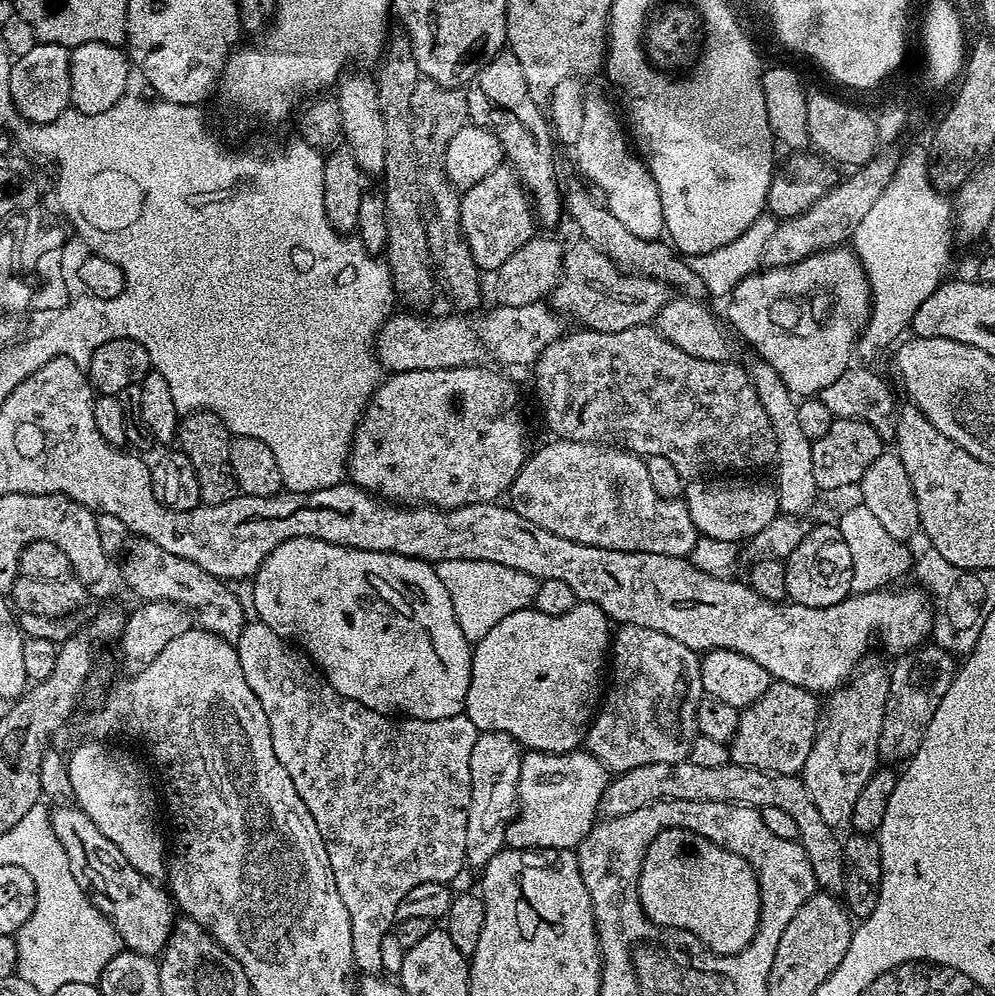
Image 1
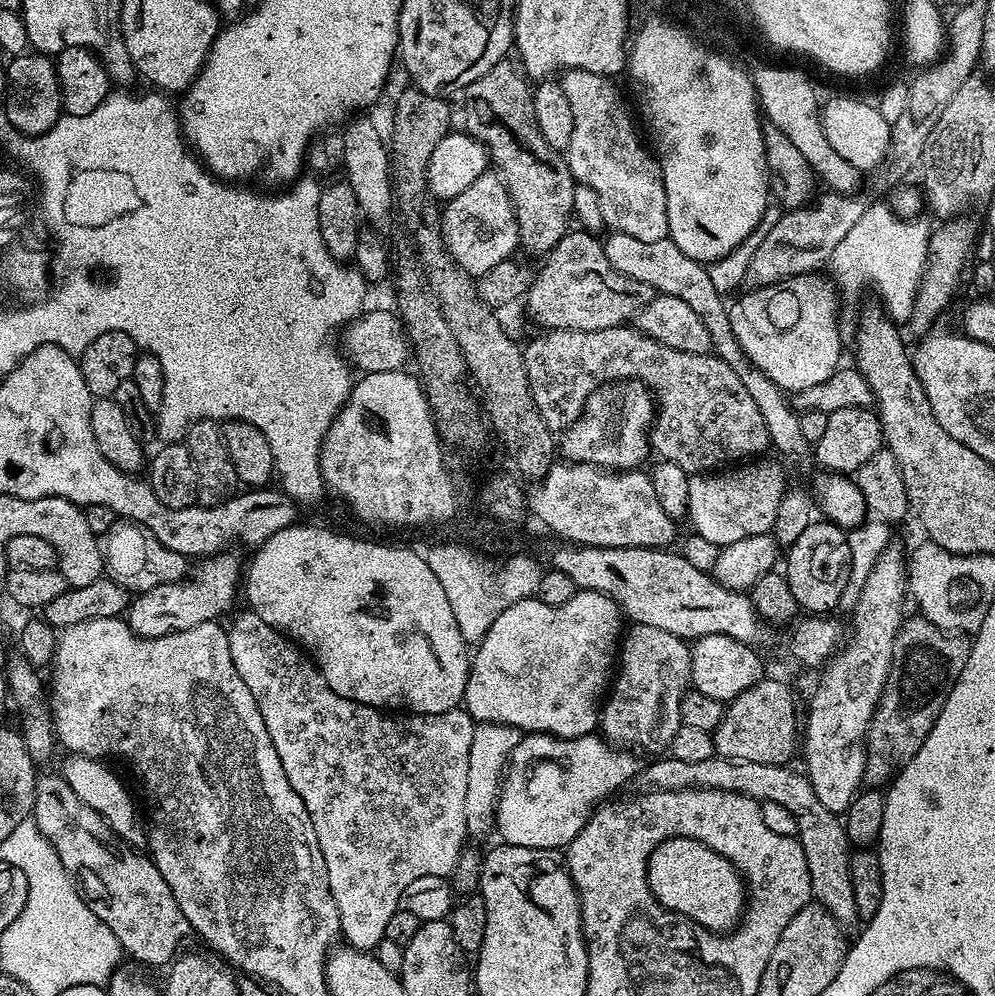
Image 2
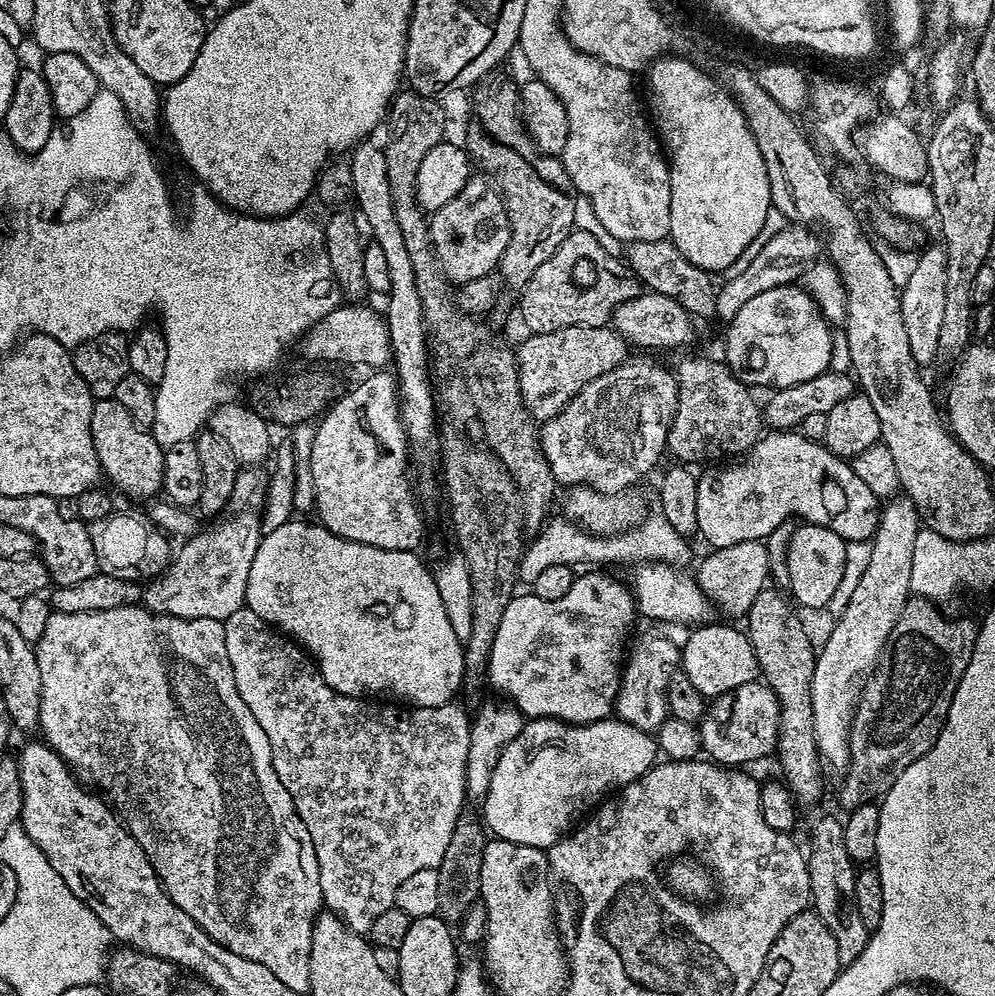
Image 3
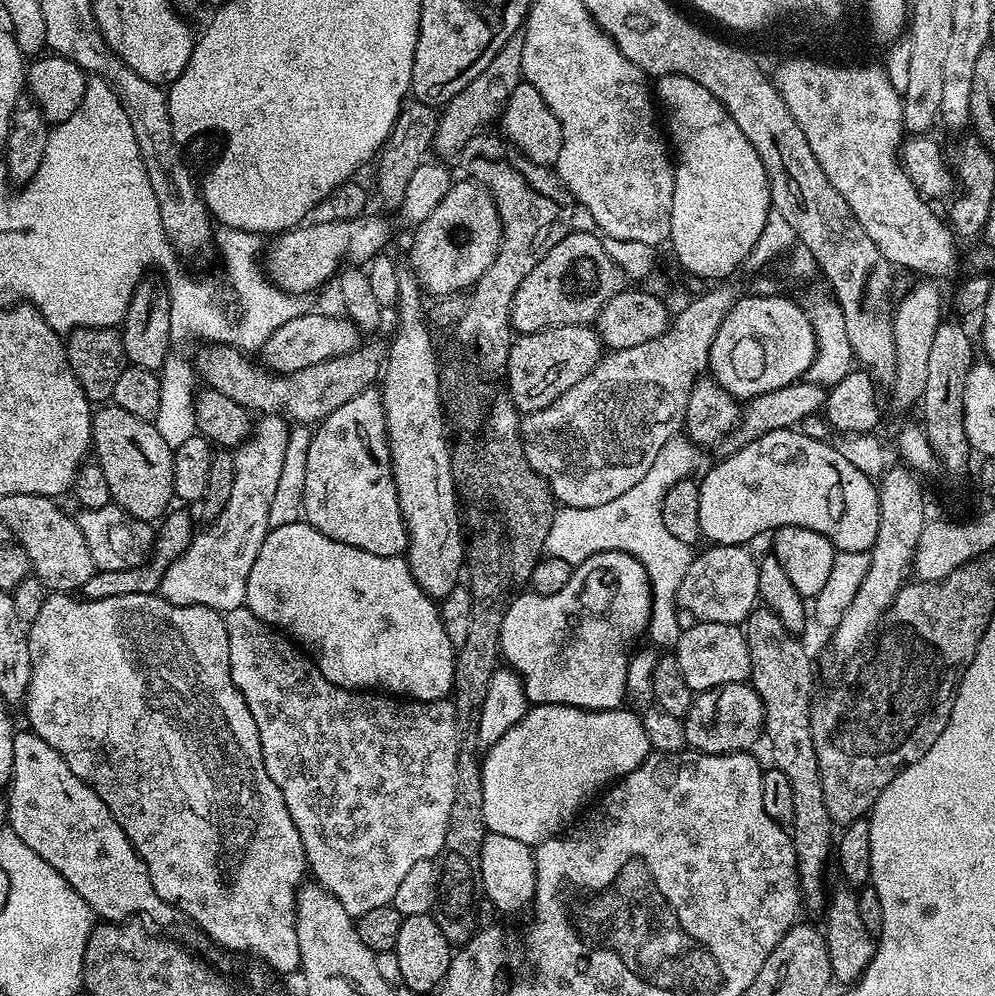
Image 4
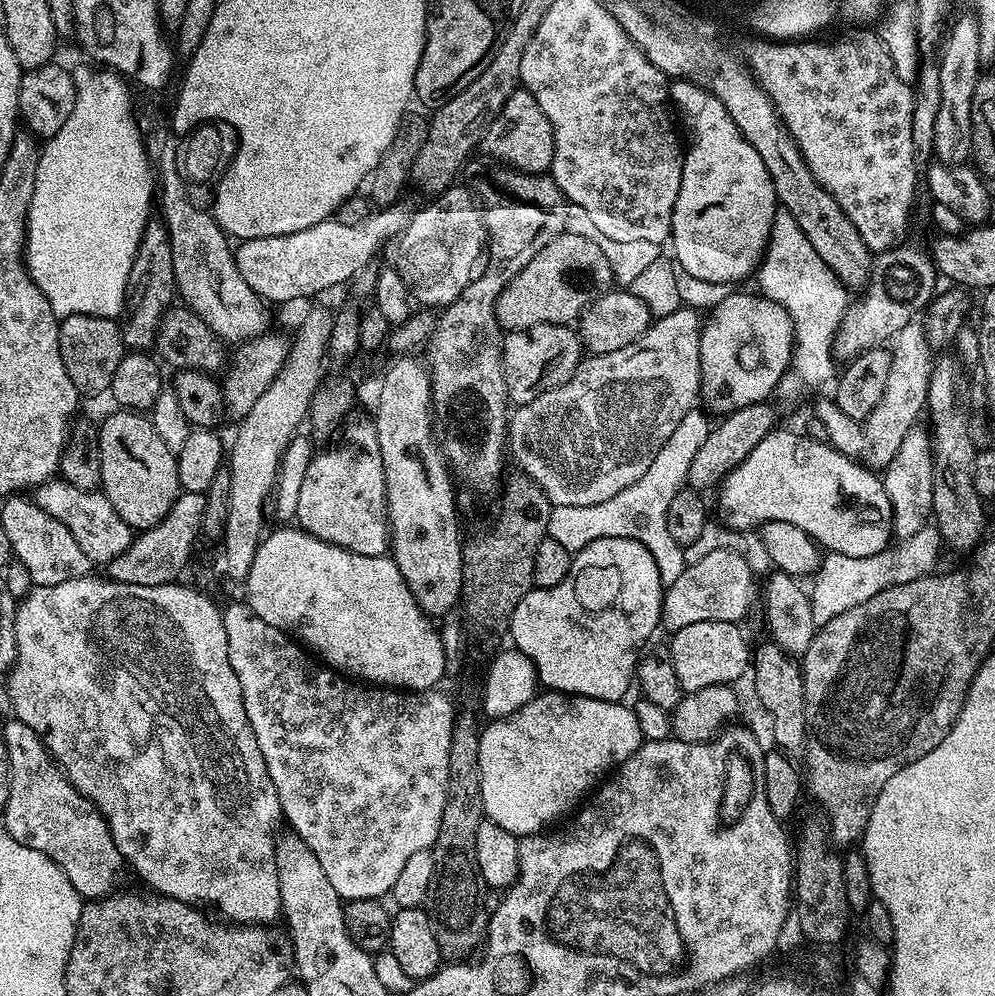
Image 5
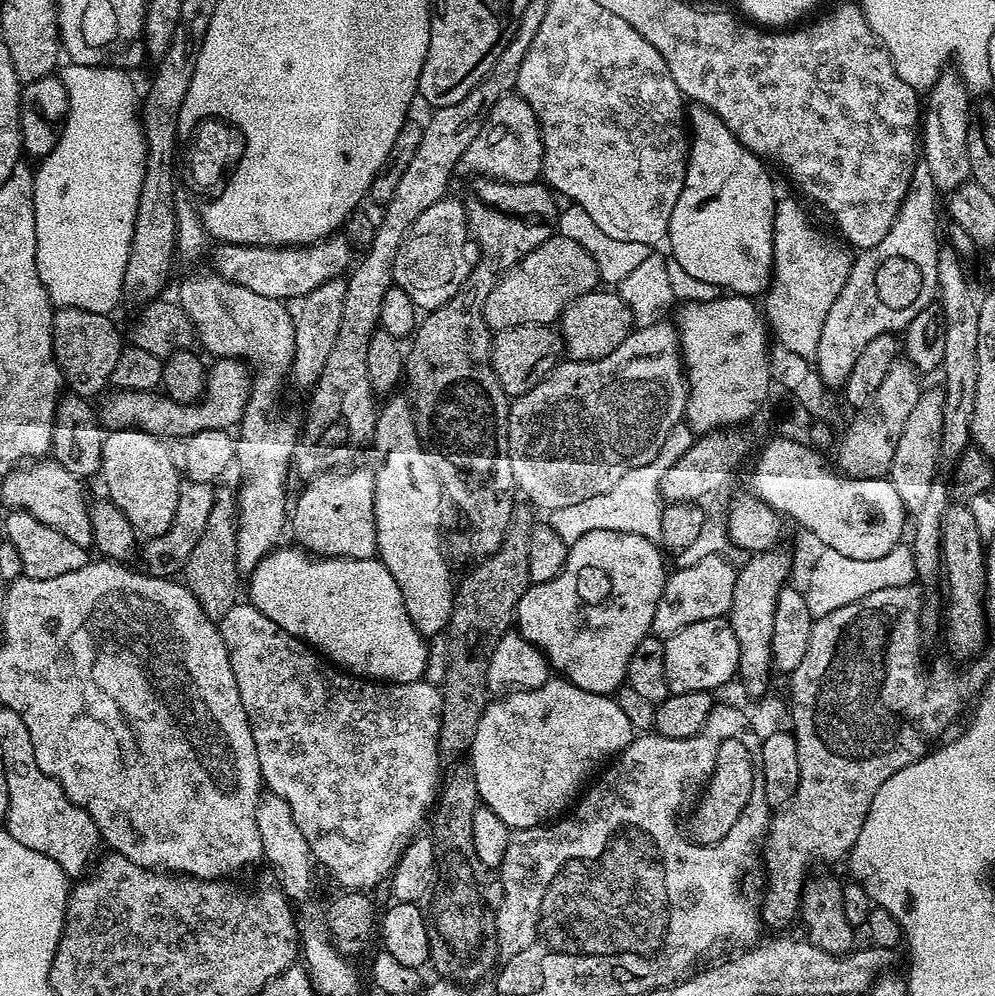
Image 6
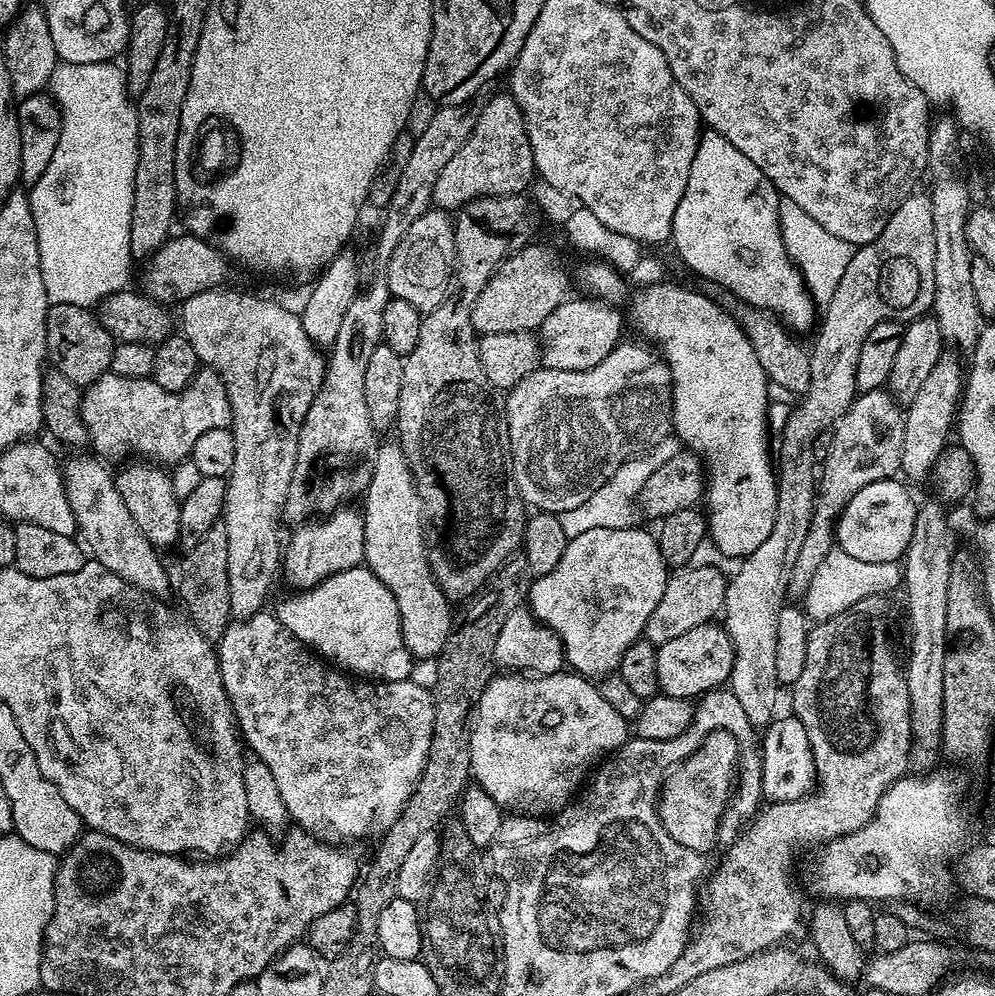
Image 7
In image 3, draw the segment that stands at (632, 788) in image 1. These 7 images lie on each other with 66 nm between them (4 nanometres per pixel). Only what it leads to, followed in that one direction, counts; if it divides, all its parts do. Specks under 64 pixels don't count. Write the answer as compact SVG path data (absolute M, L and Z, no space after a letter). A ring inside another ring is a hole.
M820 816L813 822L812 849L807 849L806 859L810 870L811 907L818 914L818 918L826 922L830 934L834 934L841 965L854 962L858 954L866 950L870 929L858 914L858 902L854 902L854 882L858 868L852 863L850 854L846 854L844 826L839 819Z

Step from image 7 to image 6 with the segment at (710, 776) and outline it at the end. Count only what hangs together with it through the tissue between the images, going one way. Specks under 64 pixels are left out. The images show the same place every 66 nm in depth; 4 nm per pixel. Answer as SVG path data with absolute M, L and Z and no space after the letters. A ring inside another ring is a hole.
M724 740L718 746L718 758L708 783L703 785L699 793L700 801L696 804L696 813L688 820L686 832L698 844L717 844L730 834L734 822L746 810L746 802L750 802L750 790L754 790L754 770L758 767L750 758L750 750L737 740Z

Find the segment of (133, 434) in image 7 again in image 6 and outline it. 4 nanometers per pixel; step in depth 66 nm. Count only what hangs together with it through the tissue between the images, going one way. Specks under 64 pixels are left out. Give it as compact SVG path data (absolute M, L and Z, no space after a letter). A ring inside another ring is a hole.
M217 359L216 364L207 369L204 382L204 394L195 402L180 404L159 391L135 392L134 390L113 391L112 397L98 412L103 427L108 430L117 428L136 428L139 432L148 432L152 436L180 436L187 438L207 428L232 430L244 417L244 407L250 391L250 368L243 360Z

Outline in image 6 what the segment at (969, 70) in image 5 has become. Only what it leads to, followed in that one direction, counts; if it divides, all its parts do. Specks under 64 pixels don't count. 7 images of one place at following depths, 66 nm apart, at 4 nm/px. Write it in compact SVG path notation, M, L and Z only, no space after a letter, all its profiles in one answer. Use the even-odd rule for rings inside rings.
M945 70L940 73L938 82L927 93L926 107L922 112L922 160L930 165L930 174L941 193L947 194L958 186L969 183L972 171L970 170L970 157L966 147L966 134L968 133L968 121L970 119L970 93L968 85L964 83L959 71Z

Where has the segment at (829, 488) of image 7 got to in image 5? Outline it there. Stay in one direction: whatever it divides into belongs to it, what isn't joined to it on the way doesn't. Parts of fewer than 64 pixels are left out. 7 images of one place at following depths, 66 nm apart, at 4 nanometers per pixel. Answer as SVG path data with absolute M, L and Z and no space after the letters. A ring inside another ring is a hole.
M912 319L906 326L902 326L902 330L897 332L890 344L892 357L890 358L890 378L886 378L886 390L882 390L882 398L878 402L878 406L874 406L874 410L862 422L864 433L866 434L866 442L868 443L868 451L866 460L873 469L882 470L890 462L890 458L894 458L894 454L898 450L898 446L902 446L902 438L906 438L906 434L910 429L917 427L916 420L925 415L928 406L928 387L930 386L930 374L934 363L934 351L928 346L929 333L926 331L925 325L919 319Z

